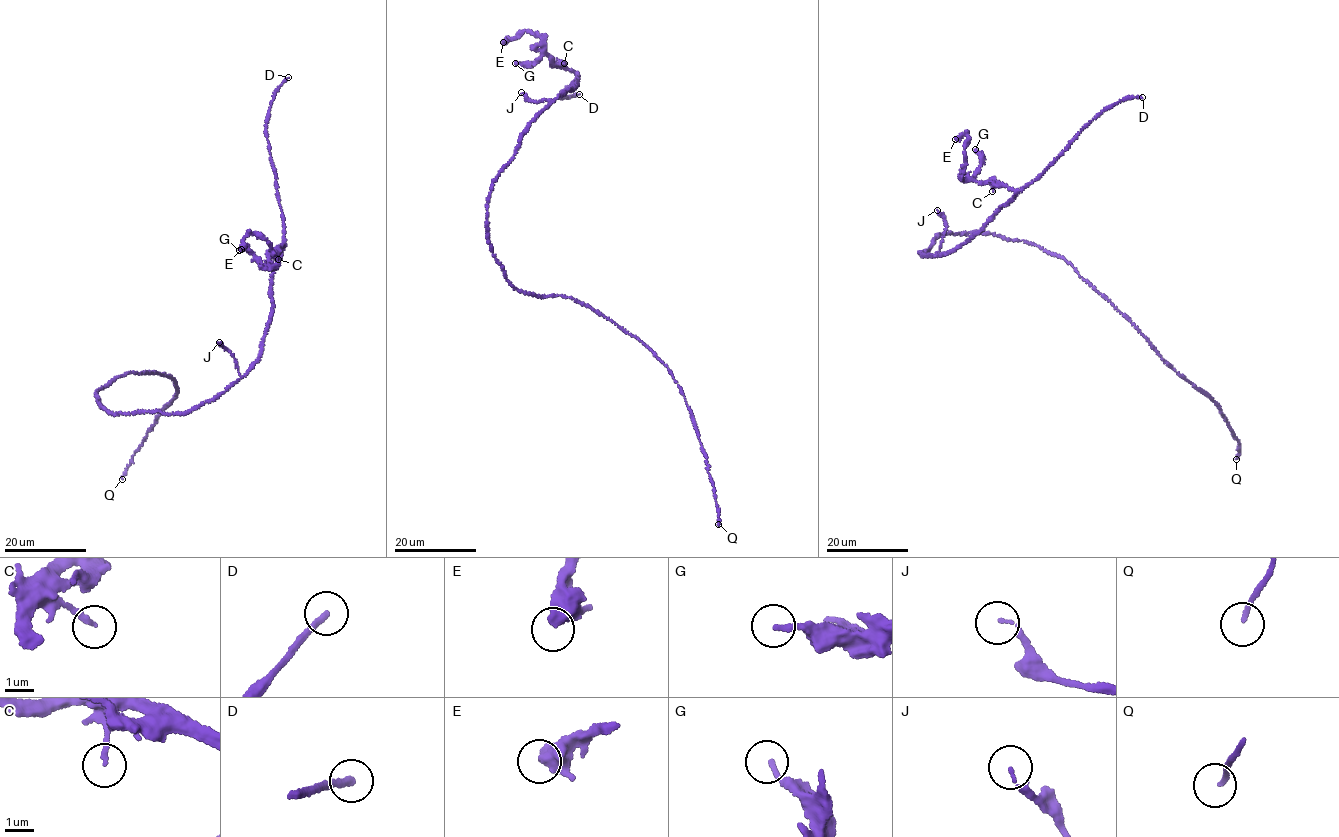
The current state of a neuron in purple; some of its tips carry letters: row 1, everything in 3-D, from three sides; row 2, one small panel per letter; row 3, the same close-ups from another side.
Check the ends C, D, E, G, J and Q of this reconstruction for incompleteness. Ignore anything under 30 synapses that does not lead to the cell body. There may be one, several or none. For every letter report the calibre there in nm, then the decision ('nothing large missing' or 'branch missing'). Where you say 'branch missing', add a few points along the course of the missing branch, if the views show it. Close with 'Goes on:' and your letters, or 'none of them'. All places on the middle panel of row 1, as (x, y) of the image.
C: 160 nm | nothing large missing
D: 240 nm | branch missing
E: 550 nm | nothing large missing
G: 180 nm | nothing large missing
J: 130 nm | nothing large missing
Q: 160 nm | nothing large missing
Goes on: D

